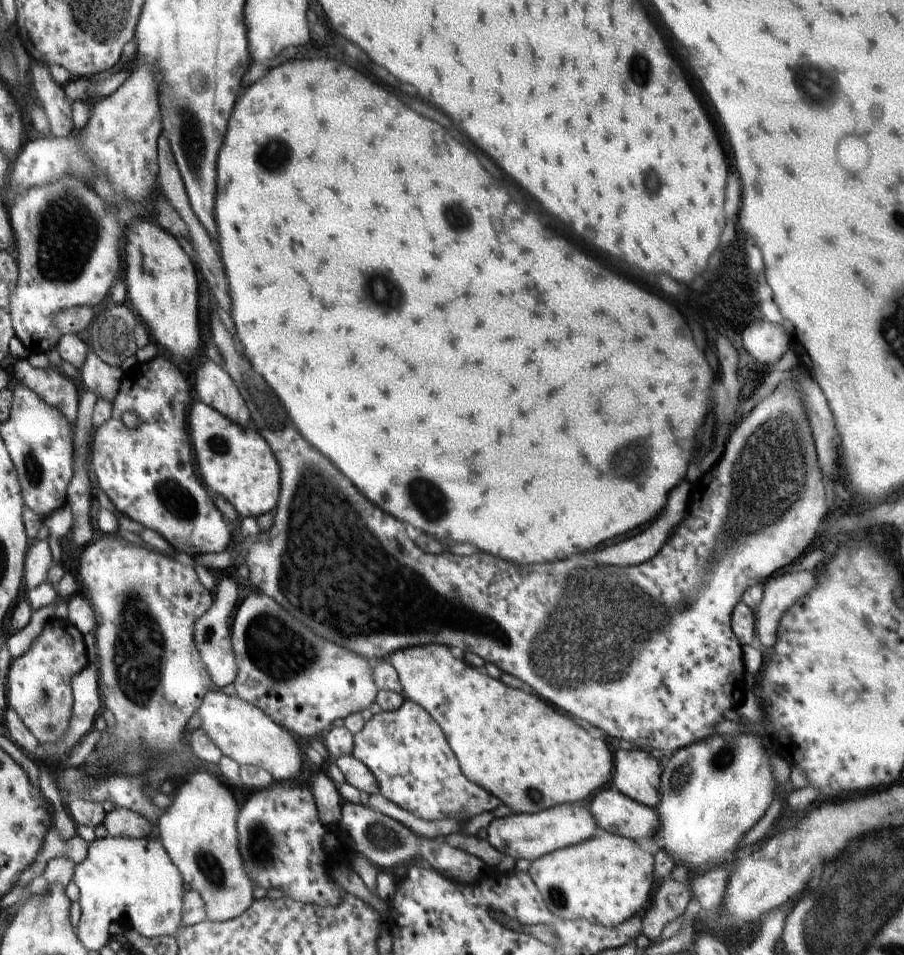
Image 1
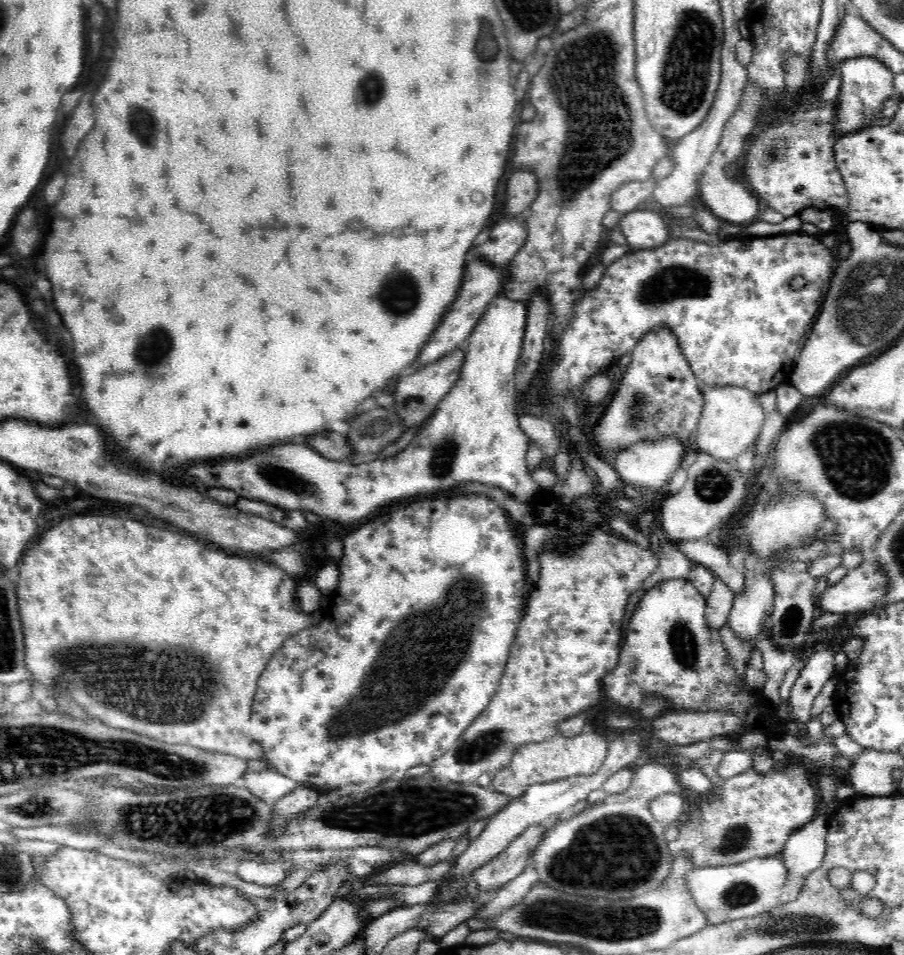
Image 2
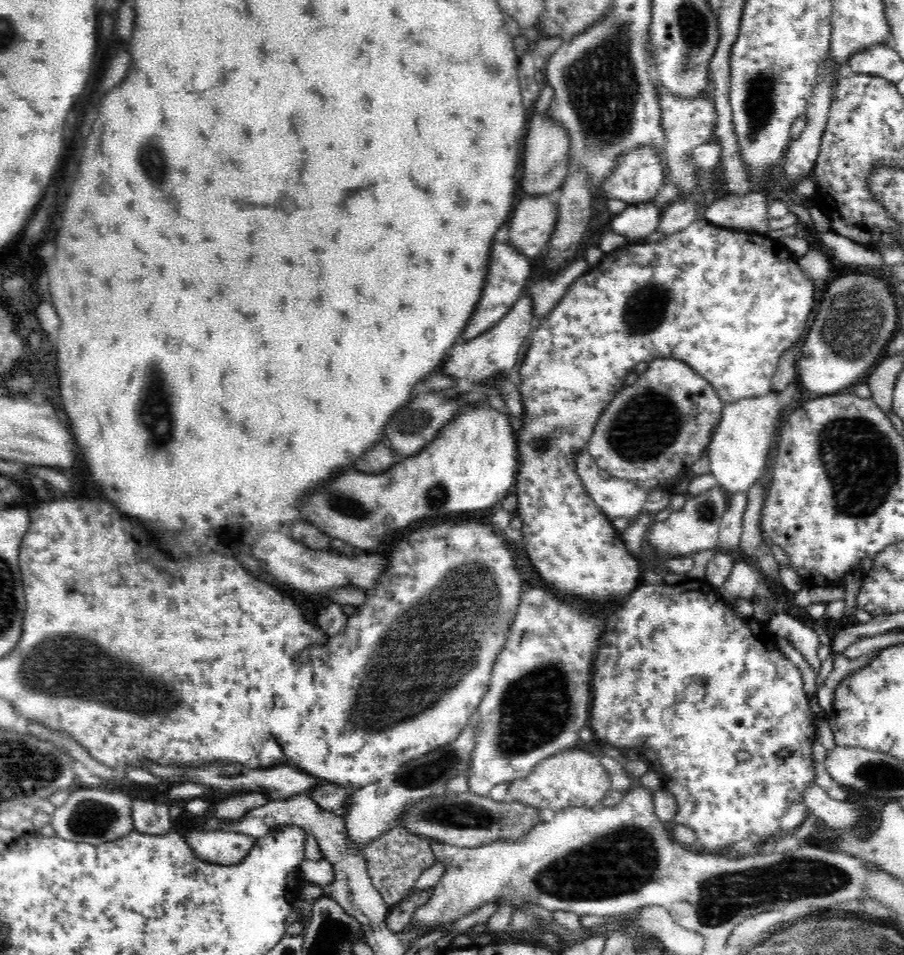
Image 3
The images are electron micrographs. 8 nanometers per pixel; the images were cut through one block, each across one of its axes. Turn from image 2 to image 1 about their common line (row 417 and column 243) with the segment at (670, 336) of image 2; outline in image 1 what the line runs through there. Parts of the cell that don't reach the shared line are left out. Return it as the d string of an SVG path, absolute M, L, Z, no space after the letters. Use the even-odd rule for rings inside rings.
M254 592L239 603L231 627L231 642L238 672L234 688L238 697L258 707L276 724L301 737L321 738L322 730L338 719L370 708L377 697L378 688L372 678L368 660L340 648L332 642L320 640L310 628L298 624L276 600L262 592Z

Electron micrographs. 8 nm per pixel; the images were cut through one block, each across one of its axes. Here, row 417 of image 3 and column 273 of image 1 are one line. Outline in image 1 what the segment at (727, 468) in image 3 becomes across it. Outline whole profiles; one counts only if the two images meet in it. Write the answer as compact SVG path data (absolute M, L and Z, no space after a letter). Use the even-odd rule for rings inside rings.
M212 688L202 699L202 704L198 707L198 716L206 736L218 746L223 756L236 760L239 765L263 768L278 782L290 780L298 774L302 759L294 736L253 704L238 696L226 695L218 688Z

